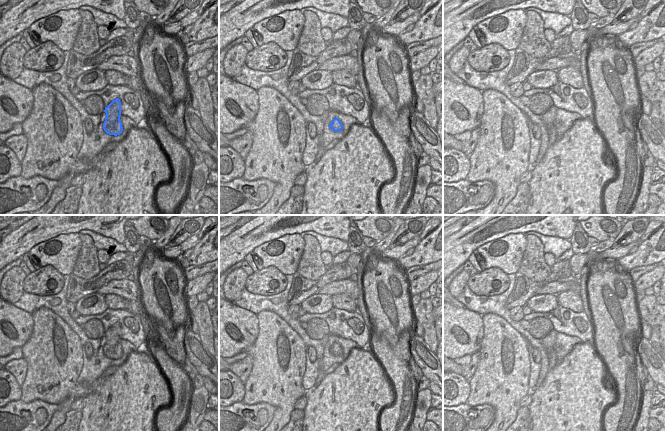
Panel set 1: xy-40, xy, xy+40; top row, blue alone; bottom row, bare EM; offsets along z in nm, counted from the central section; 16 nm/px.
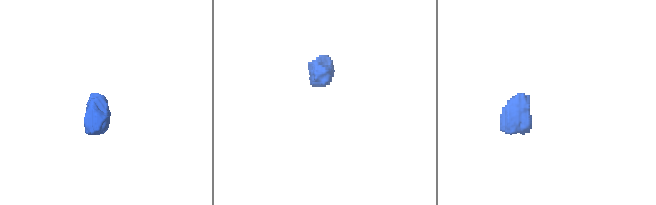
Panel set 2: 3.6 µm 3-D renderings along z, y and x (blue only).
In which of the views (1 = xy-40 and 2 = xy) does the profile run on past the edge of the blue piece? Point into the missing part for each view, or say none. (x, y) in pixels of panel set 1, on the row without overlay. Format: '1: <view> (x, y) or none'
1: none
2: none

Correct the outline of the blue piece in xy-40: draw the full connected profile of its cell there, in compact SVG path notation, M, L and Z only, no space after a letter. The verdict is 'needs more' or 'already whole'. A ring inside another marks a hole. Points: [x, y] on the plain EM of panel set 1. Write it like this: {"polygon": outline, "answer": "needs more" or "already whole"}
{"polygon": "M116 322L115 324L113 324L107 331L105 331L104 336L106 337L106 342L103 347L104 355L109 359L120 359L123 355L122 346L120 344L120 323Z", "answer": "already whole"}

